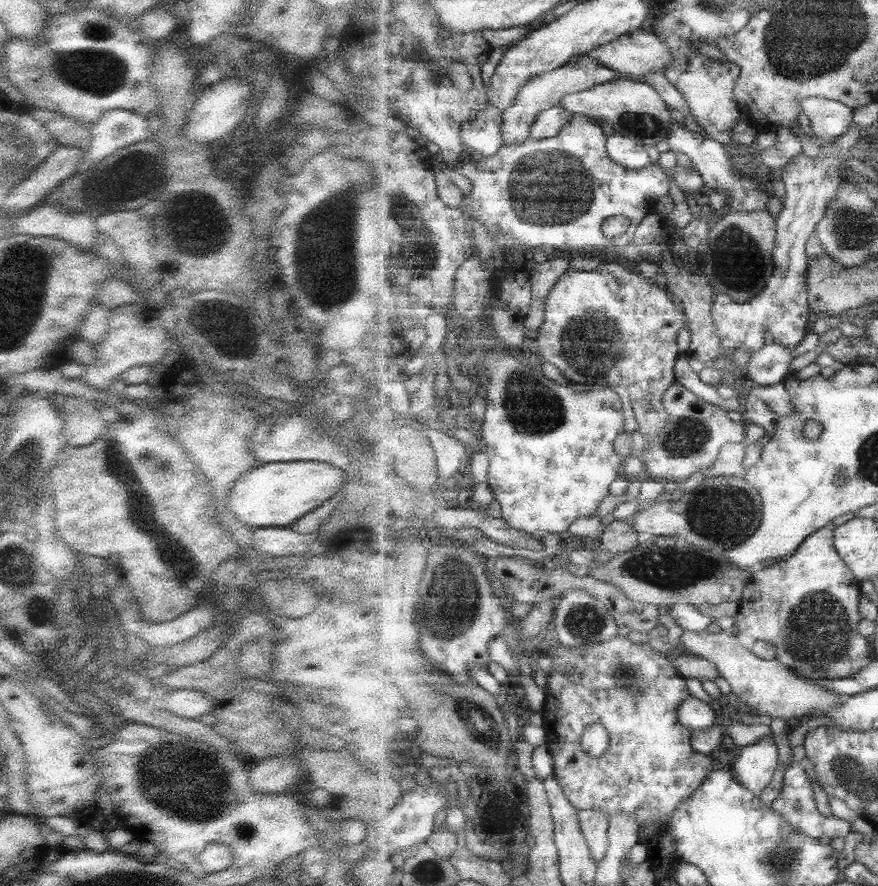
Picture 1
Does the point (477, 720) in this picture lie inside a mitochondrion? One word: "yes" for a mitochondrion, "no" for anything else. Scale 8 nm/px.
yes

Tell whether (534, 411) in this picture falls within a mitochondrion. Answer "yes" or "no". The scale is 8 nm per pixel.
yes

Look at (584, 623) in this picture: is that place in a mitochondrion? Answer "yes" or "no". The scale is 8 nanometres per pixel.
yes

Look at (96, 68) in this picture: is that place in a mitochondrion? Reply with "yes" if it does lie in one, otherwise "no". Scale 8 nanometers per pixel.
yes

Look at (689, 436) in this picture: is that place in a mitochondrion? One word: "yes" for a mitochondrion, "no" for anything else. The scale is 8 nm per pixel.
yes

